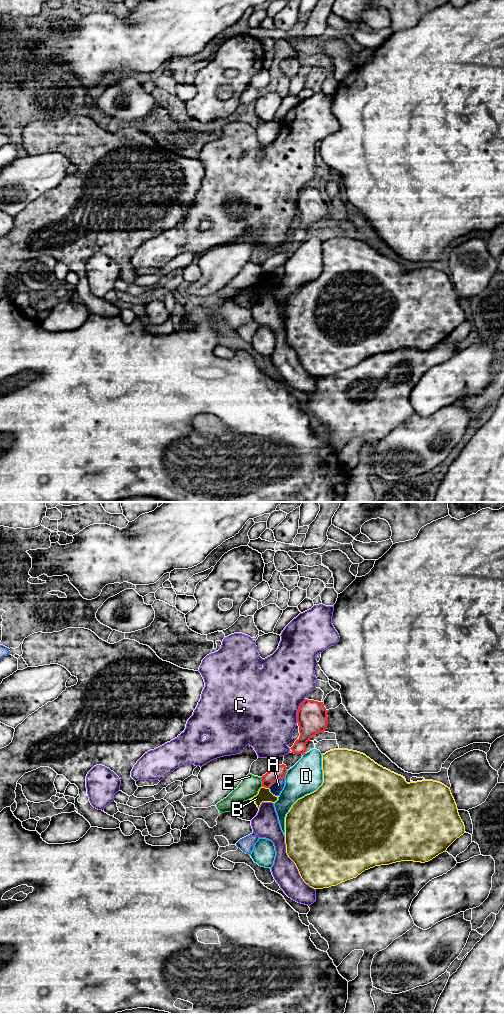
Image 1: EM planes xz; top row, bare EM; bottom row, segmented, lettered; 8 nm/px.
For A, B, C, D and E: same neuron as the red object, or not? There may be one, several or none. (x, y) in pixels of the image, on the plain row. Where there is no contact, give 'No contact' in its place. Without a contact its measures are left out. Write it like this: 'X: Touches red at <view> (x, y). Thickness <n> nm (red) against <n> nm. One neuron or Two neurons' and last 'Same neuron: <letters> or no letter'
A: Touches red at xz (275, 268). Thickness 100 nm (red) against 90 nm. Two neurons
B: Touches red at xz (265, 275). Thickness 100 nm (red) against 110 nm. Two neurons
C: Touches red at xz (297, 199). Thickness 240 nm (red) against 500 nm. Two neurons
D: Touches red at xz (285, 262). Thickness 100 nm (red) against 280 nm. Two neurons
E: Touches red at xz (262, 270). Thickness 100 nm (red) against 160 nm. Two neurons
Same neuron: no letter

